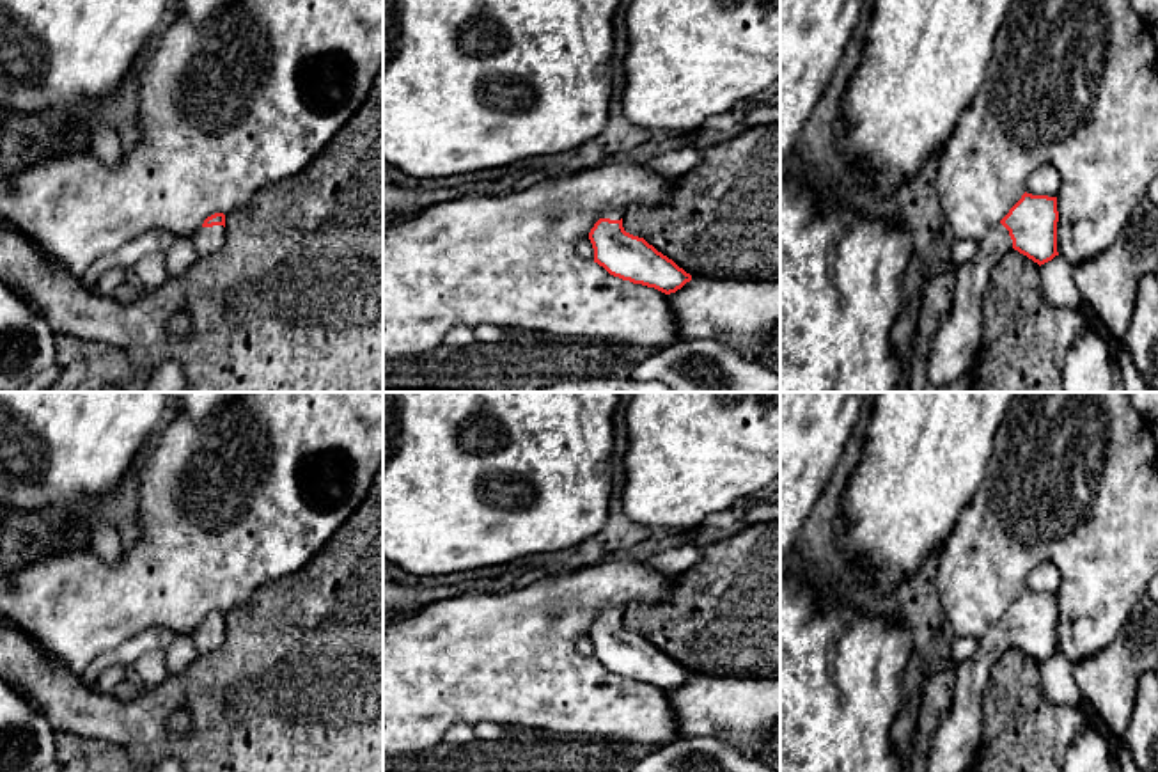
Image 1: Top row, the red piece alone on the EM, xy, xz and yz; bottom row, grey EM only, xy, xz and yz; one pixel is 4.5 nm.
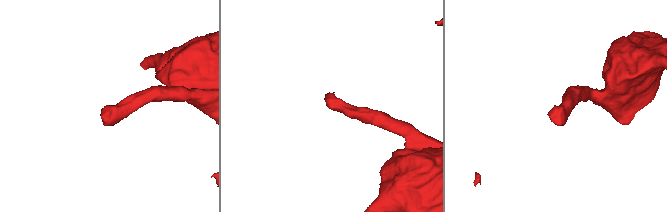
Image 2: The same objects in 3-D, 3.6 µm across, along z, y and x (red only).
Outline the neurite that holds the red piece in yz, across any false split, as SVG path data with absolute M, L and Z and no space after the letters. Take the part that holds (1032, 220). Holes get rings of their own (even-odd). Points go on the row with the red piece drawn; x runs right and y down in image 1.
M1023 193L981 241L977 254L956 270L952 309L927 353L927 380L947 387L975 362L982 344L982 300L988 279L1011 248L1039 266L1057 252L1057 197Z

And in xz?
M606 209L591 229L594 263L614 277L654 288L665 295L676 293L692 280L690 273L644 238L626 232L622 217L622 209Z

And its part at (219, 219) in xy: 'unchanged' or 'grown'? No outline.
grown

